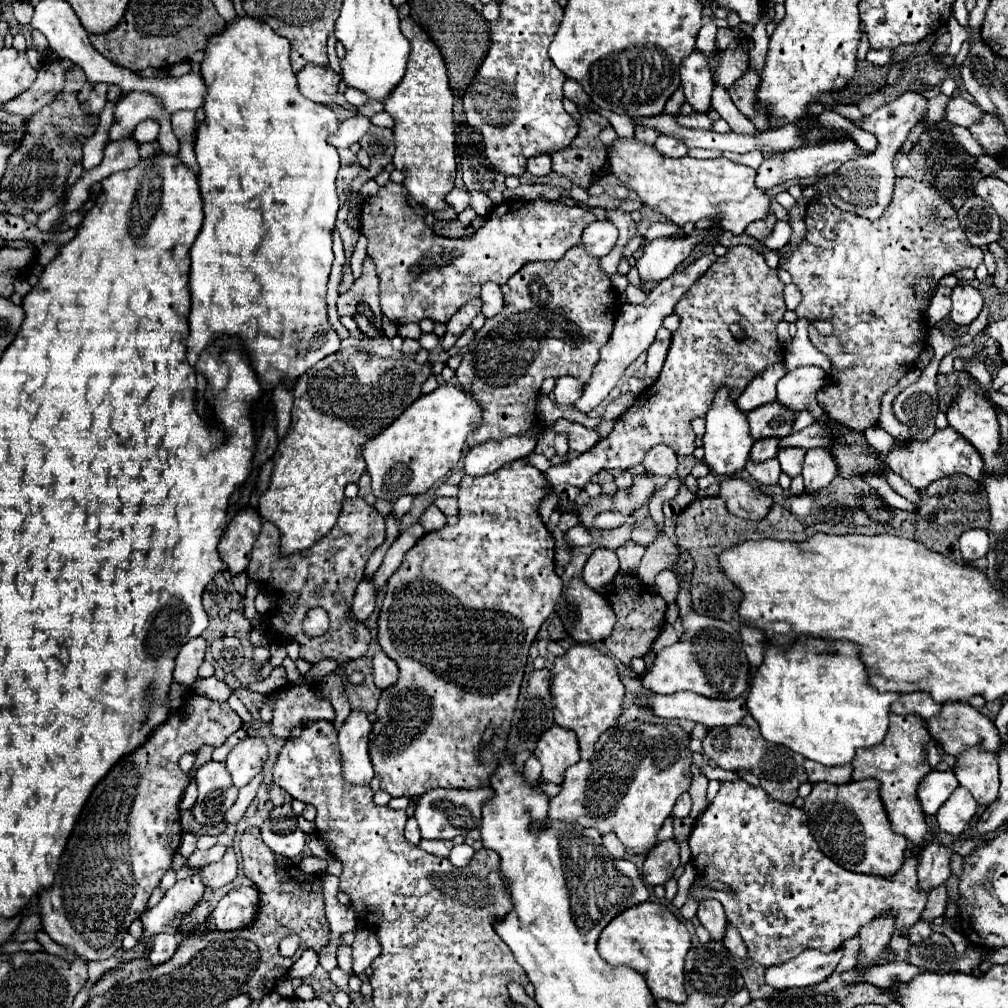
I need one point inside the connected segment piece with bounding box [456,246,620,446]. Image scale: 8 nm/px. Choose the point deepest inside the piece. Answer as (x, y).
(557, 315)

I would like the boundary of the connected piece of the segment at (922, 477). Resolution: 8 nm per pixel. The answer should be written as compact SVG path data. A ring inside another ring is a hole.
M950 426L944 430L936 430L934 436L930 440L926 440L924 444L908 442L908 448L900 448L886 456L888 466L896 474L904 476L904 480L908 480L918 490L924 490L930 482L940 480L944 476L952 476L952 474L966 474L972 480L980 482L982 474L984 474L984 462L980 462L980 458L982 458L980 452Z

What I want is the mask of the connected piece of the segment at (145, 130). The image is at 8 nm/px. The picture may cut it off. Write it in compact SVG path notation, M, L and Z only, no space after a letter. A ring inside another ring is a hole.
M146 120L146 122L138 124L138 126L134 128L134 140L140 142L140 144L156 140L156 138L152 138L152 124L156 124L156 120Z

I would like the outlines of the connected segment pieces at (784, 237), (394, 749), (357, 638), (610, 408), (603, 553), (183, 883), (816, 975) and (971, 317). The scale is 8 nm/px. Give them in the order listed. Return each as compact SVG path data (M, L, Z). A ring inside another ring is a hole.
M778 220L776 226L774 226L774 230L772 230L772 234L766 236L762 244L764 244L768 250L780 250L780 248L786 246L786 242L790 240L790 234L792 234L790 224L784 222L784 220Z
M514 460L512 464L504 464L504 468L488 474L488 476L464 476L462 482L458 484L458 524L456 526L444 526L440 530L428 532L422 536L422 540L406 552L404 562L400 568L390 576L386 584L386 594L382 602L382 612L378 618L378 642L388 658L392 658L398 668L400 668L400 678L398 684L392 688L386 688L380 696L376 716L378 720L374 722L372 736L370 736L370 756L376 774L382 778L382 790L388 792L392 798L398 796L422 796L426 790L432 788L482 788L490 786L490 776L494 768L498 766L498 760L504 756L508 734L510 734L510 720L516 708L522 676L524 676L524 666L528 658L528 648L532 640L536 638L542 622L550 616L554 610L560 594L562 594L562 578L556 576L554 572L554 538L544 526L540 514L538 514L538 504L544 496L550 494L550 484L546 476L534 468L528 460ZM486 728L496 730L494 742L488 746L482 744L482 734Z
M358 496L352 500L344 500L338 524L324 538L320 538L310 548L294 554L282 554L278 528L270 522L264 522L260 538L254 544L248 576L256 580L262 588L272 588L276 592L278 600L274 608L266 614L266 622L274 638L276 640L296 638L300 644L300 658L310 664L318 664L320 660L330 658L338 666L344 666L352 660L362 658L370 644L370 630L366 628L366 624L356 624L348 616L348 608L352 606L352 596L364 576L366 560L384 540L386 540L384 516ZM314 606L324 608L330 616L328 632L318 638L306 636L302 628L306 612Z
M626 392L626 394L622 394L618 400L612 400L608 406L606 406L606 412L598 418L600 422L602 420L616 420L620 414L624 414L630 406L634 404L634 398L630 396L630 392Z
M596 548L586 566L584 566L584 582L594 588L594 590L600 590L602 586L610 584L618 572L618 556L614 550L608 550L608 548Z
M198 870L194 876L176 882L166 896L156 904L154 908L146 910L140 920L142 920L142 942L146 954L152 950L152 940L158 934L178 934L180 924L186 914L192 912L192 908L202 900L204 896L204 886L200 884Z
M842 948L828 954L818 950L804 950L800 956L780 966L770 966L766 970L766 982L776 990L794 988L794 986L800 988L800 986L812 986L816 982L824 982L834 972L842 956L844 956Z
M960 284L952 290L952 312L950 312L950 320L956 326L968 326L972 324L980 310L982 310L982 296L980 292L970 286L970 284Z

